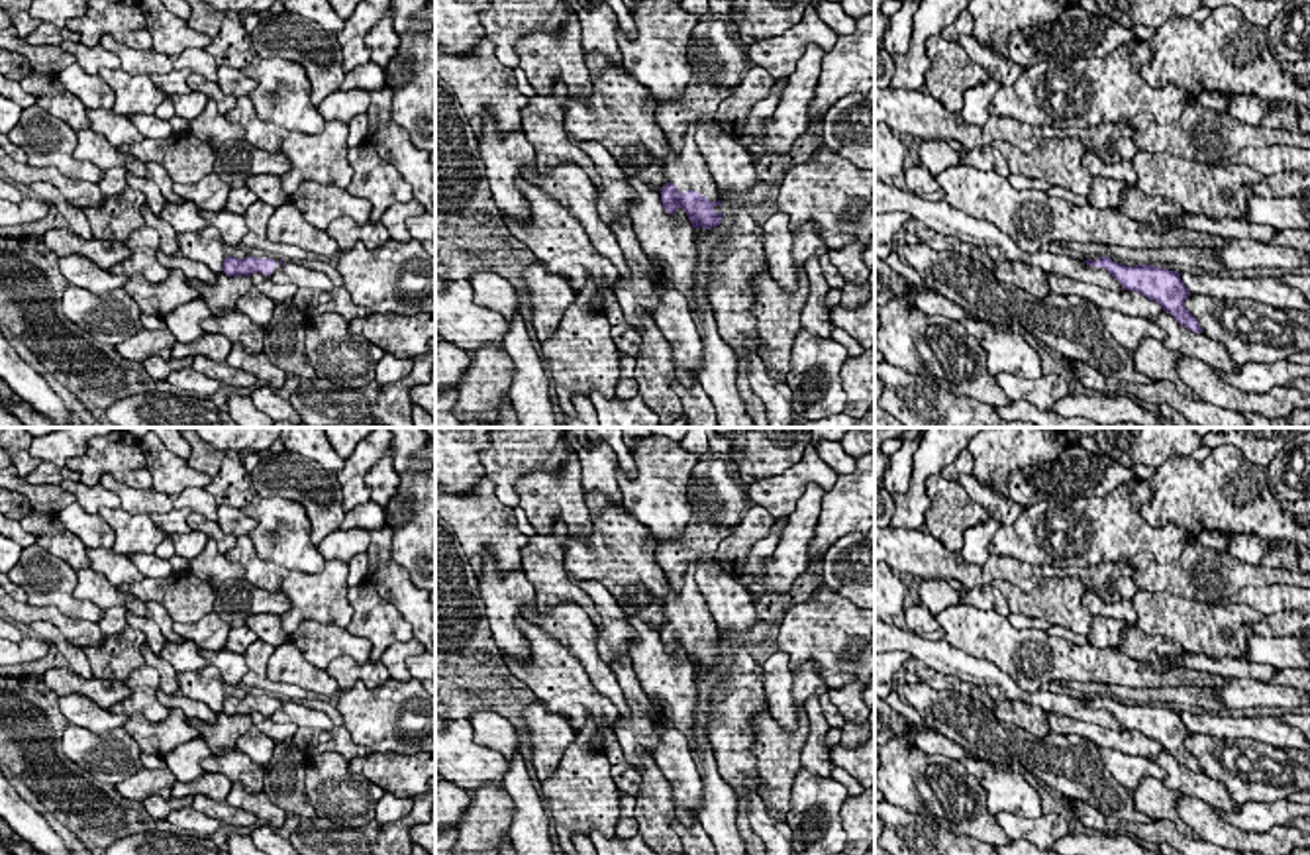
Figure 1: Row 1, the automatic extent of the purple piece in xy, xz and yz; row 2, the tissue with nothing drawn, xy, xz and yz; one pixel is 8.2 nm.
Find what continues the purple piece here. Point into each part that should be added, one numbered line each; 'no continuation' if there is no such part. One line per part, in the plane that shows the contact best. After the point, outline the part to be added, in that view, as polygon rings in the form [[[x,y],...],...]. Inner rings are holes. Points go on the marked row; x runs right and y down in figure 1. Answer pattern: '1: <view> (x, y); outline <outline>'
1: xz (685, 169); outline [[[688,124],[680,151],[675,151],[669,145],[663,175],[669,182],[673,182],[679,188],[680,194],[684,194],[686,190],[696,190],[710,202],[720,200],[716,182],[712,180],[704,157],[700,155],[696,145],[696,124]]]

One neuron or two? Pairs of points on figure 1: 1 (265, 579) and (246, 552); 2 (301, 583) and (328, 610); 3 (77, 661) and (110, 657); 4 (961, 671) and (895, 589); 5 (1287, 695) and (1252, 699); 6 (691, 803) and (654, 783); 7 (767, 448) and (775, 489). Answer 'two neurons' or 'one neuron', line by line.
1: one neuron
2: one neuron
3: two neurons
4: two neurons
5: one neuron
6: two neurons
7: two neurons

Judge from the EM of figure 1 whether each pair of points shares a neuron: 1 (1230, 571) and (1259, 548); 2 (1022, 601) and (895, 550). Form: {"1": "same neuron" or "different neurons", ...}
{"1": "different neurons", "2": "different neurons"}

